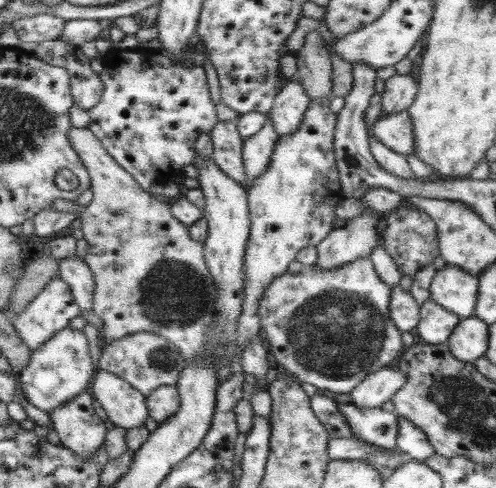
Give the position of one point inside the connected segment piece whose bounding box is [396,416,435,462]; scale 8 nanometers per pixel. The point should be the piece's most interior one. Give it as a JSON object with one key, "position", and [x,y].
{"position":[411,440]}

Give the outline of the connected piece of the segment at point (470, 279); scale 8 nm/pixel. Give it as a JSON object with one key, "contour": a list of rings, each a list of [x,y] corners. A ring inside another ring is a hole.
{"contour":[[[446,263],[436,271],[430,284],[430,298],[461,320],[473,317],[478,284],[477,276],[464,272],[460,266]]]}

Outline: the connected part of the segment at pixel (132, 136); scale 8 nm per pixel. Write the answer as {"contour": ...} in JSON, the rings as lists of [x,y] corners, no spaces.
{"contour":[[[112,49],[104,57],[105,69],[101,76],[106,84],[103,100],[94,110],[90,111],[91,125],[89,128],[106,150],[131,172],[138,182],[150,191],[154,184],[166,184],[175,177],[183,177],[182,168],[195,164],[196,141],[200,134],[209,133],[219,122],[216,116],[216,104],[210,97],[206,71],[204,67],[176,64],[172,55],[165,50],[152,49]]]}

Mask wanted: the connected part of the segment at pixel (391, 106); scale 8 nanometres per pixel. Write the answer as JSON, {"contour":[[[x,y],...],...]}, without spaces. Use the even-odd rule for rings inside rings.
{"contour":[[[398,74],[385,80],[381,93],[382,115],[400,112],[410,107],[418,92],[418,82],[410,75]]]}

